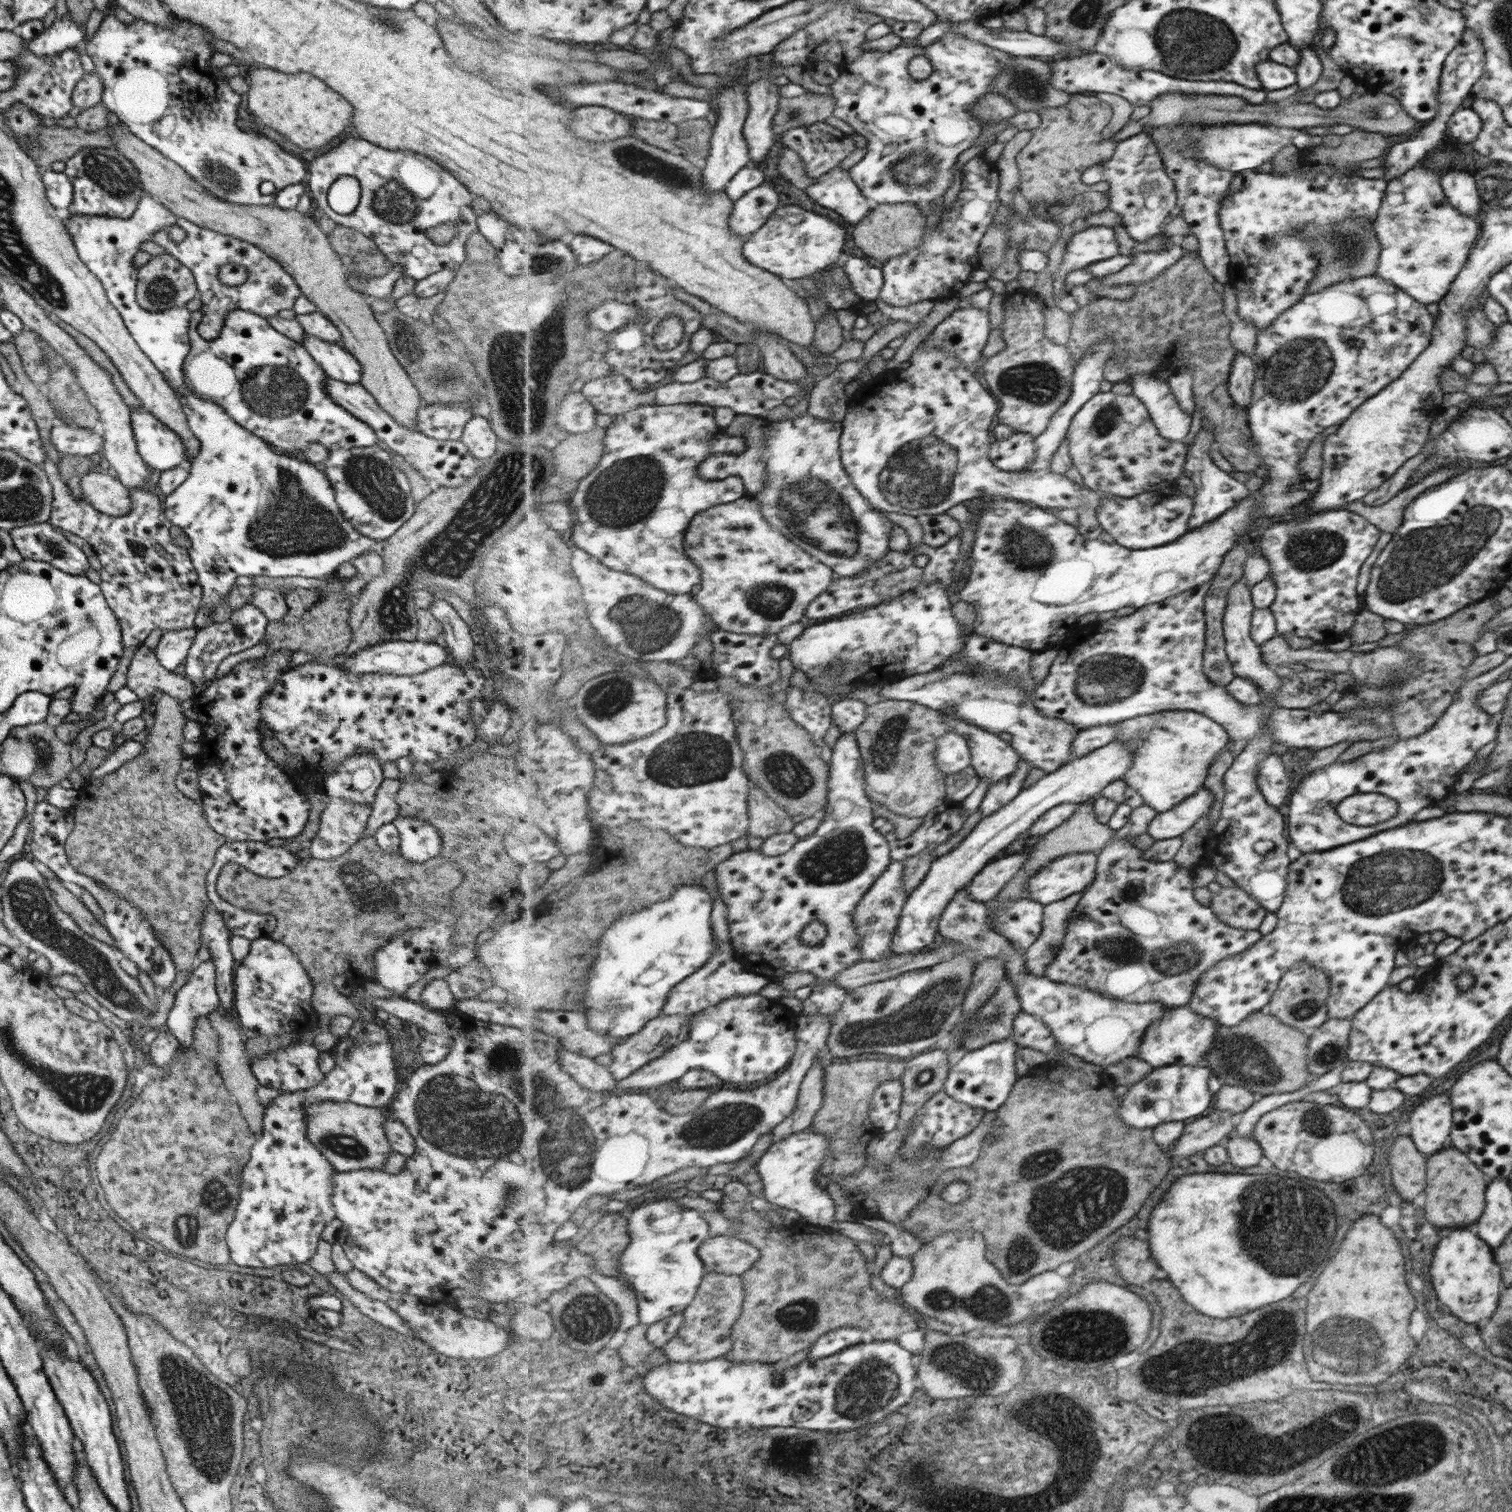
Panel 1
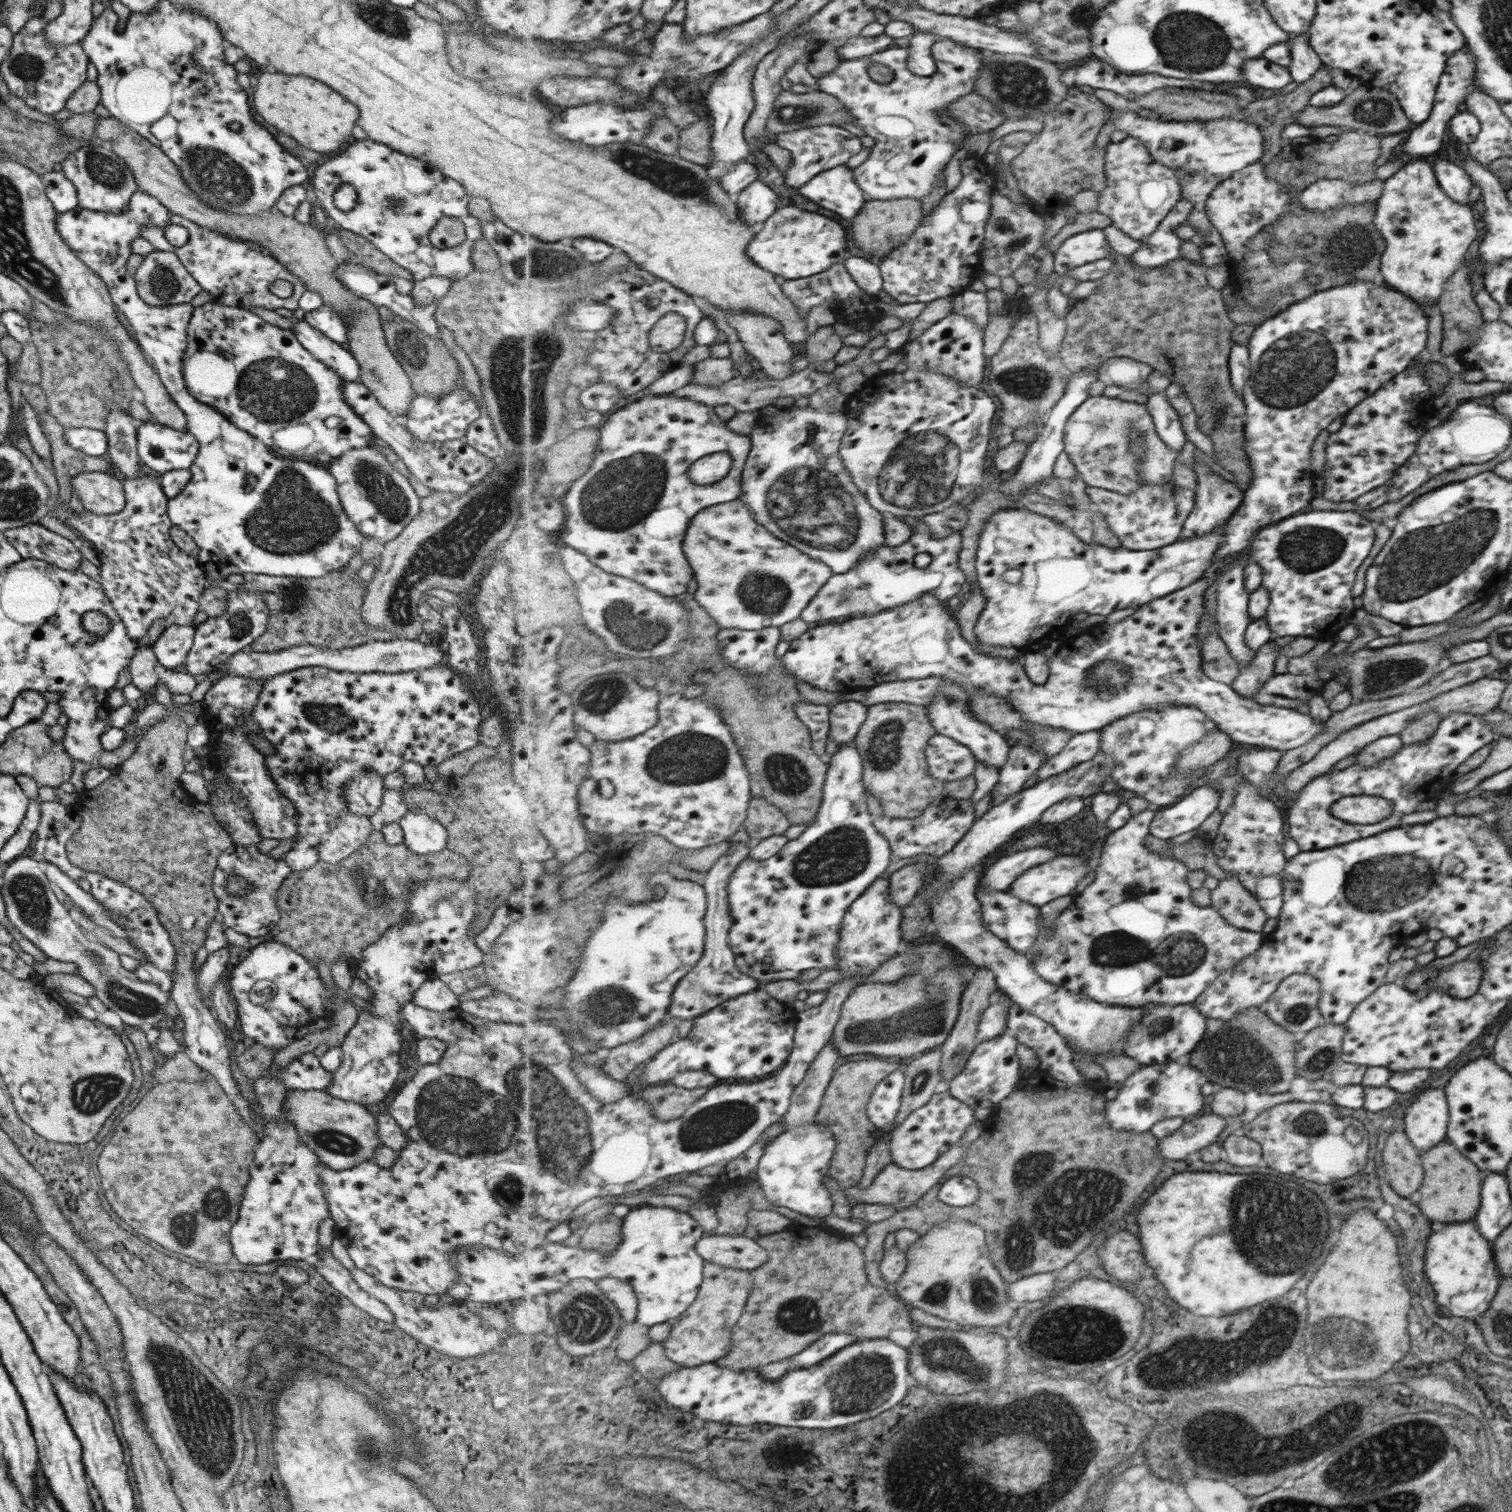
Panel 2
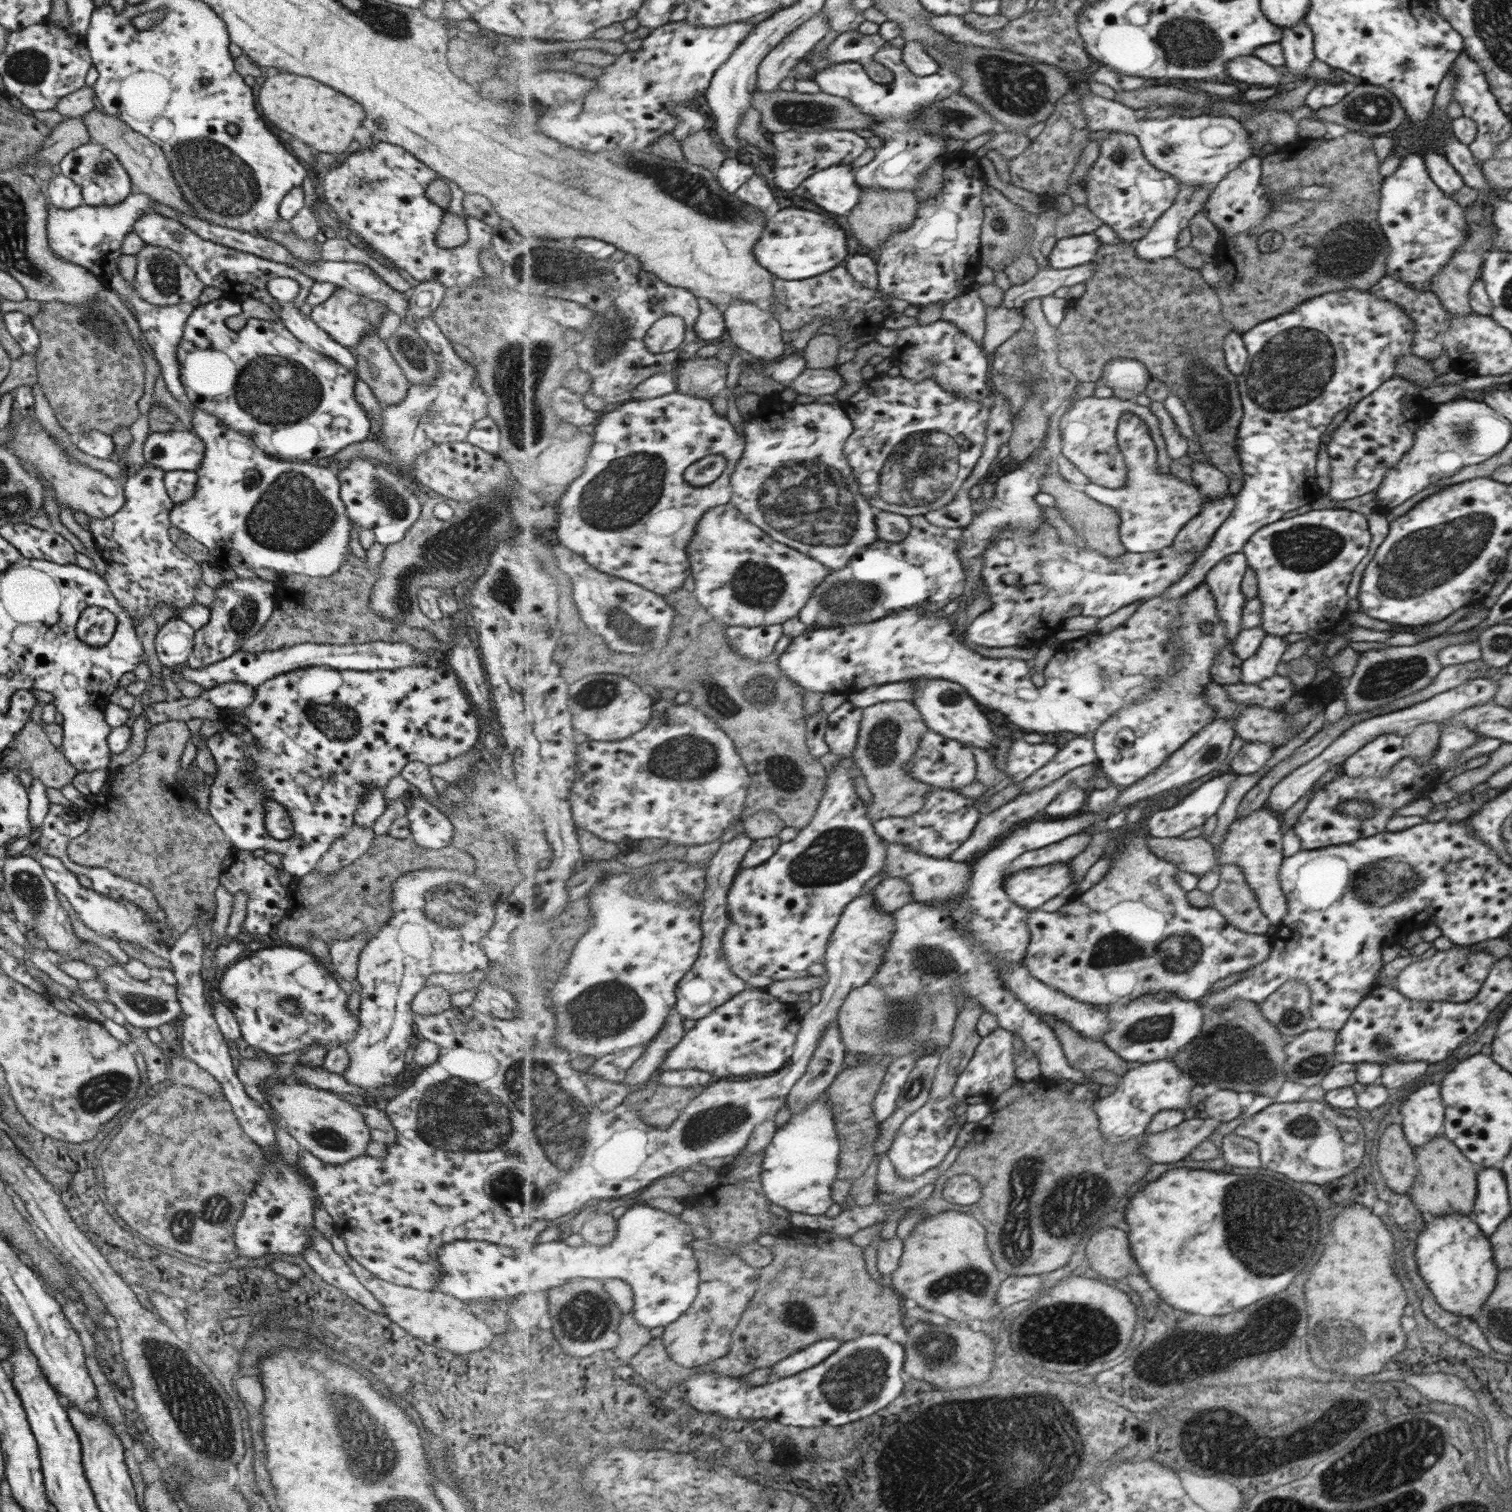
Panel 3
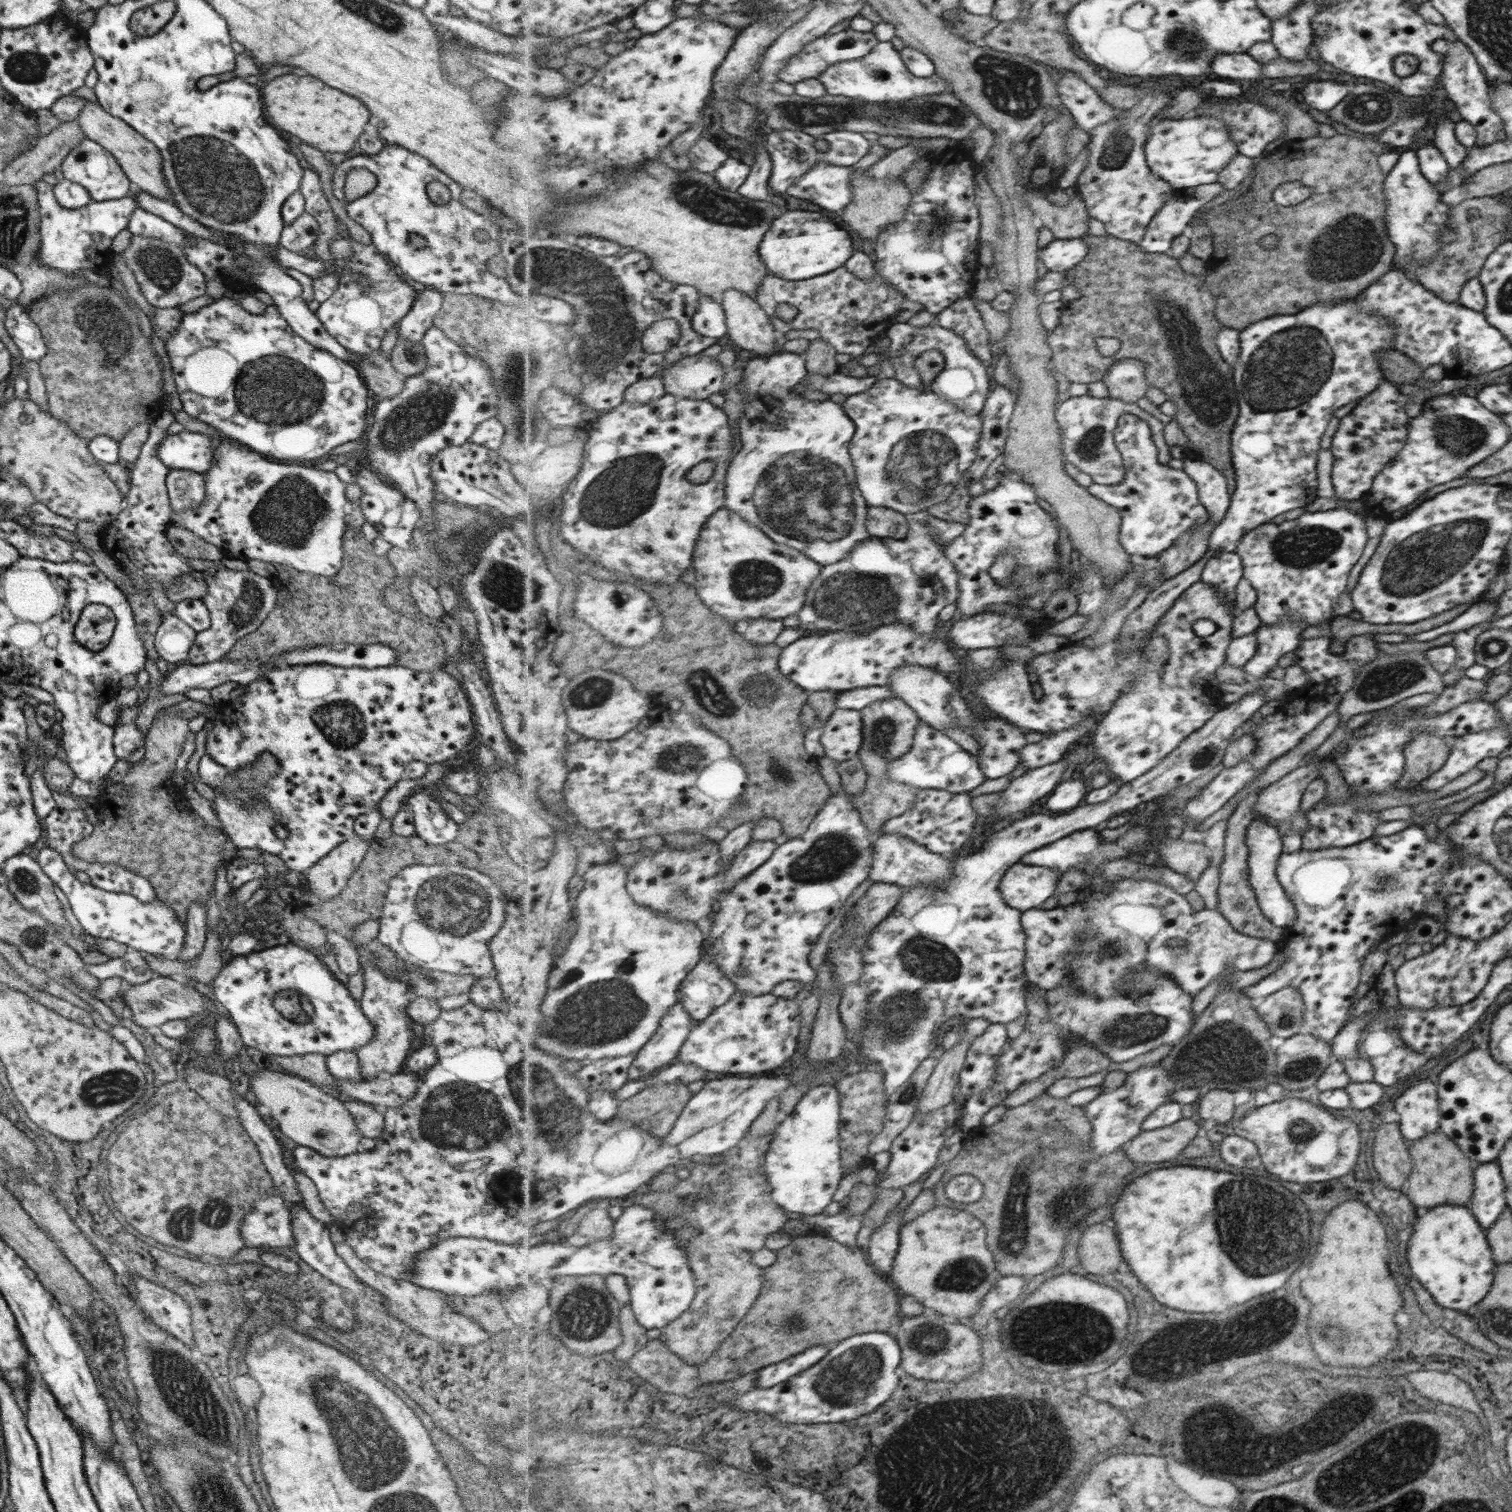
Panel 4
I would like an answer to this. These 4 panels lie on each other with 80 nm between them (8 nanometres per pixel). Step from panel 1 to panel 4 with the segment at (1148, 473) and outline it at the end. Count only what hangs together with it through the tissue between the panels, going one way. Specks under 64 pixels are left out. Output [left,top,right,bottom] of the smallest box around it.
[1057,396,1171,485]

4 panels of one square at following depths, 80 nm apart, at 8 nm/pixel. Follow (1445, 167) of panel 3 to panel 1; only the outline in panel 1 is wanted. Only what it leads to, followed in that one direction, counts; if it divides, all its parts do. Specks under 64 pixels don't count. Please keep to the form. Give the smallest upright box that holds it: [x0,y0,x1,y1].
[1438,169,1484,217]

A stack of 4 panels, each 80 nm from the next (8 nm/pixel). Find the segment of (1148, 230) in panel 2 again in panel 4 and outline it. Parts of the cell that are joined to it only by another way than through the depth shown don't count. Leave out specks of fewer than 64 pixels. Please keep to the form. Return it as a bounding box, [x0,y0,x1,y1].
[1075,88,1175,243]

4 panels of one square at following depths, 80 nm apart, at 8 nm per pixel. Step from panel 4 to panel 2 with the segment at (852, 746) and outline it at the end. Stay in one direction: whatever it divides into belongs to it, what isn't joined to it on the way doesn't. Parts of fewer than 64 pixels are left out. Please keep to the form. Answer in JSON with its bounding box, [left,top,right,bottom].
[830,700,868,746]

